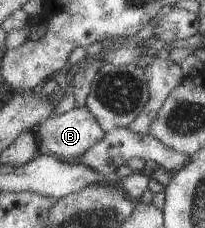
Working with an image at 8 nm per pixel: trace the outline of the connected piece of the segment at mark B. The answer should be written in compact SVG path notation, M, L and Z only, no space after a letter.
M85 105L68 109L67 112L59 116L51 116L37 129L37 136L43 152L53 154L66 161L76 161L83 154L86 154L86 151L102 142L102 139L105 139L105 132Z

